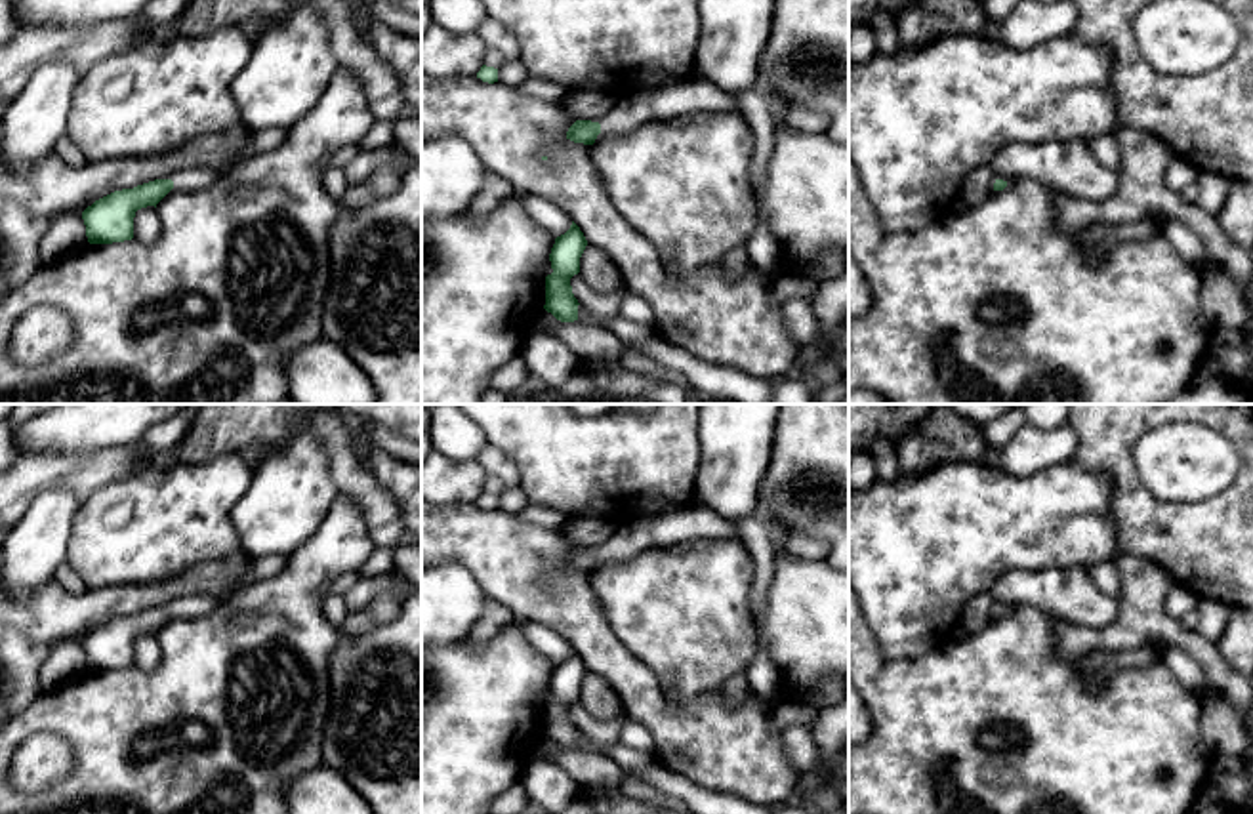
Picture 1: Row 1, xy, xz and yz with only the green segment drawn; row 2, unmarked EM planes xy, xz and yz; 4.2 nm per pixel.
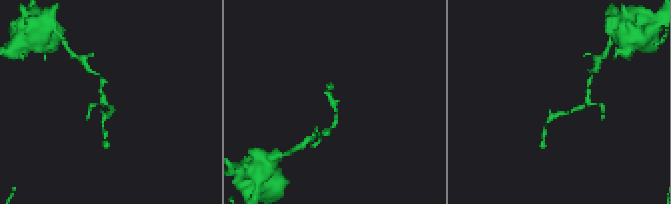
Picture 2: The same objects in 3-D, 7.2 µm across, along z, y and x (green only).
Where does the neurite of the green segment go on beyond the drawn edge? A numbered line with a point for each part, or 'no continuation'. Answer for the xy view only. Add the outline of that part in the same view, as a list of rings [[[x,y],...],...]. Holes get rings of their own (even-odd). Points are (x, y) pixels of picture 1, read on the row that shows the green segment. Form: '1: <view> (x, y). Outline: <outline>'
1: xy (193, 178). Outline: [[[187,168],[174,175],[174,187],[179,191],[198,191],[216,183],[219,170],[210,168]]]

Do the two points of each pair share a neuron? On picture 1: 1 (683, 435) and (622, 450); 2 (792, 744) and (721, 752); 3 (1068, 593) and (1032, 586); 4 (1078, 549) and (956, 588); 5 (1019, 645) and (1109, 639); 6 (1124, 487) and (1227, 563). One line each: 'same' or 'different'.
1: same
2: different
3: same
4: same
5: different
6: same

